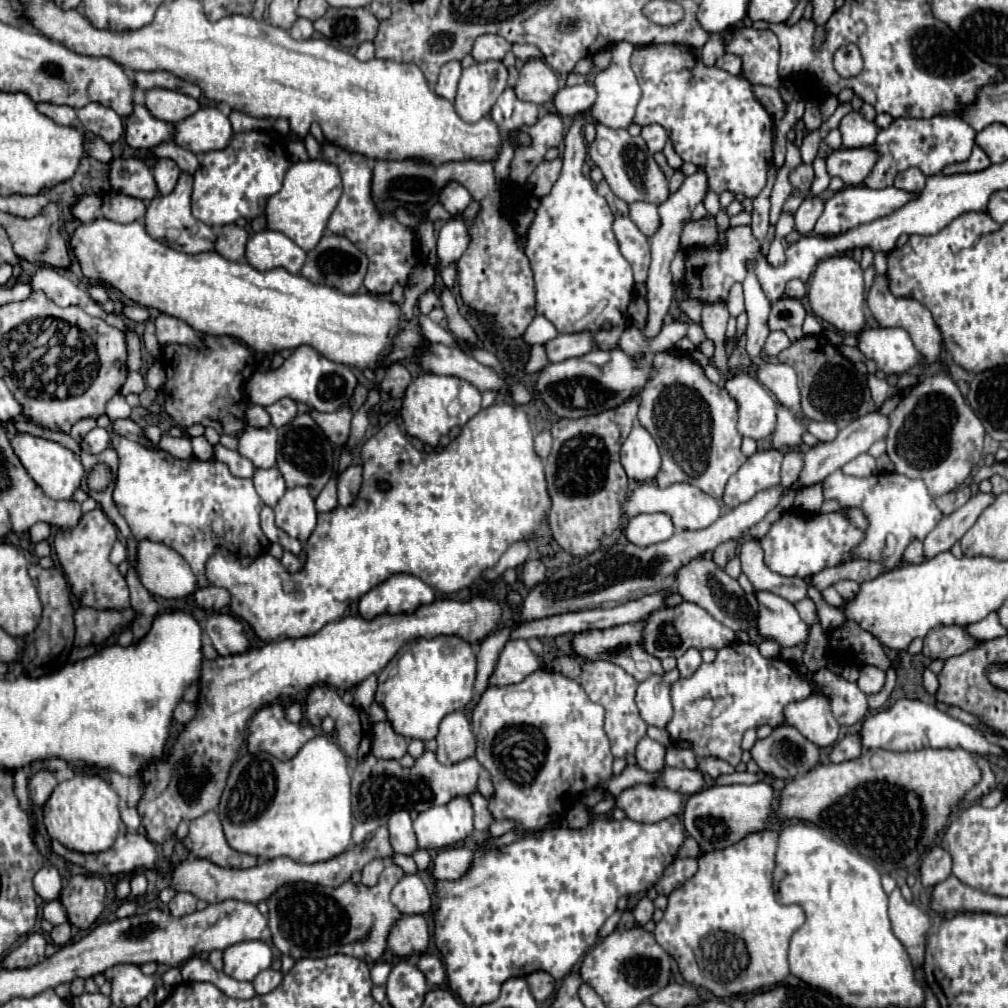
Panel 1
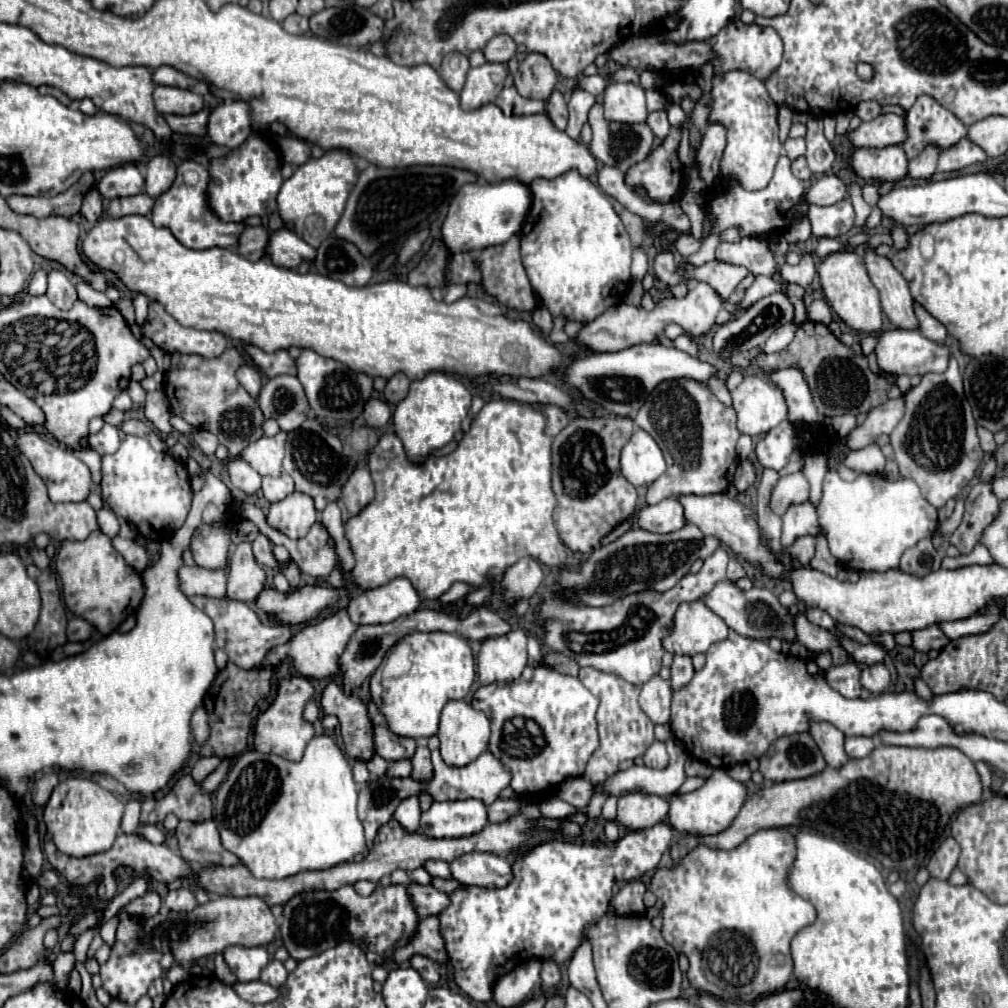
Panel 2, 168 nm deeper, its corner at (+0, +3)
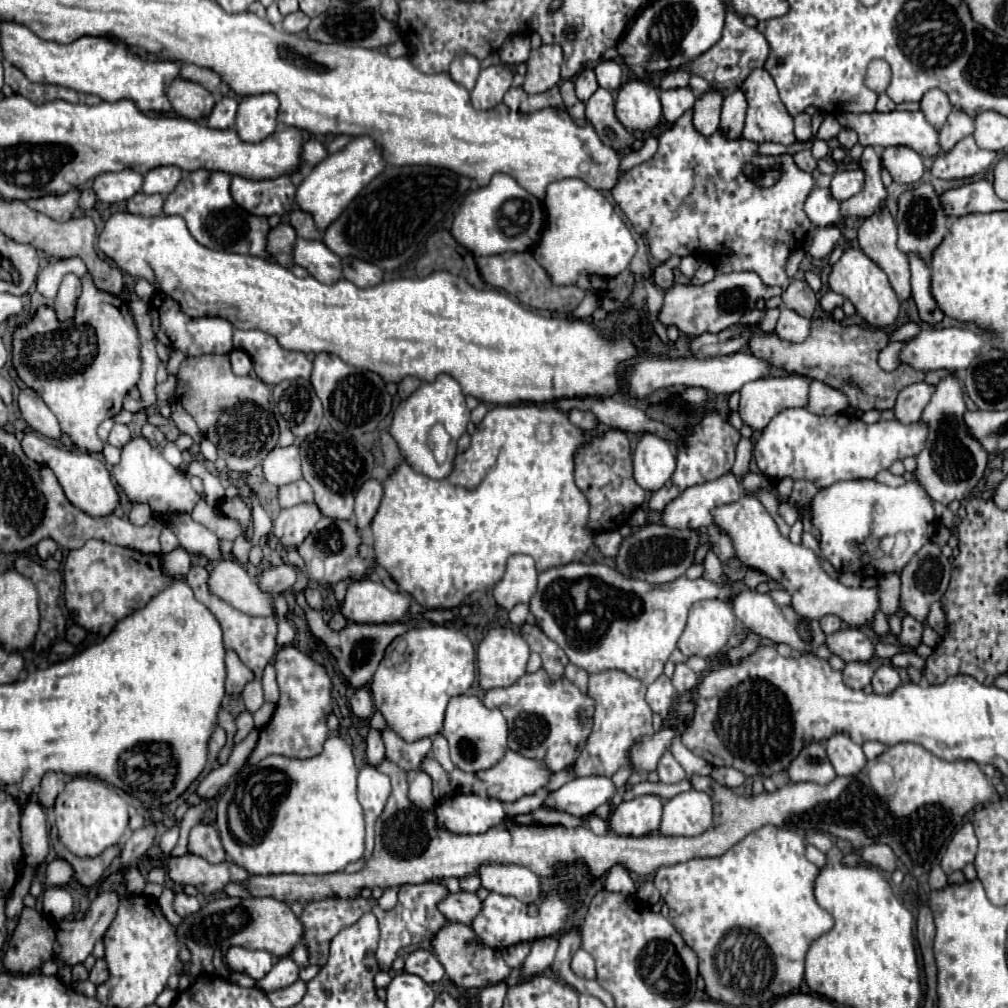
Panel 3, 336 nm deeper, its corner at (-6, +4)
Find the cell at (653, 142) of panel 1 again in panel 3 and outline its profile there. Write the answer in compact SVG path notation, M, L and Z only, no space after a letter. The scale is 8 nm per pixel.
M689 87L661 91L659 99L661 99L661 105L663 105L663 117L665 117L667 123L675 123L695 103L695 95Z

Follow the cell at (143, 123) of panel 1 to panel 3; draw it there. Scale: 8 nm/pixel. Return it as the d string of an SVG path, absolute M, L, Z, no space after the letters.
M221 97L211 115L207 117L207 127L211 129L231 129L235 123L235 113L237 113L237 101L233 97Z

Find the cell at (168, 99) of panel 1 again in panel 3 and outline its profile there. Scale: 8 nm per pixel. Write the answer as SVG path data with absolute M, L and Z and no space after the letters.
M175 79L167 87L167 97L177 115L193 121L205 119L215 105L213 95L205 87L197 83L189 83L185 79Z

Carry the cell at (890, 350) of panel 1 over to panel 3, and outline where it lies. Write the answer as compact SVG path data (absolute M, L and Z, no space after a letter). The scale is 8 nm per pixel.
M921 329L919 335L905 341L905 347L899 351L899 363L909 365L919 371L933 371L933 369L947 369L947 371L961 371L969 367L983 345L983 337L969 331L969 329Z

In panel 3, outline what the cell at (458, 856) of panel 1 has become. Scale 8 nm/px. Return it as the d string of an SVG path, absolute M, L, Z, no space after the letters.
M485 863L477 869L481 885L499 895L511 895L525 903L535 903L541 897L539 877L523 865Z

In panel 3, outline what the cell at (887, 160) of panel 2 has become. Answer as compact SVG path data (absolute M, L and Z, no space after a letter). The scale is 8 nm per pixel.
M887 147L881 153L883 167L891 173L895 183L913 185L921 181L921 155L909 147Z

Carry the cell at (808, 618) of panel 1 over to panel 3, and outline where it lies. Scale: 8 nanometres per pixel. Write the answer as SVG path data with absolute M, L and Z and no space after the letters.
M825 615L825 617L821 617L819 619L819 623L821 623L821 629L829 635L829 633L835 633L835 631L839 631L841 629L841 619L837 619L835 615Z

